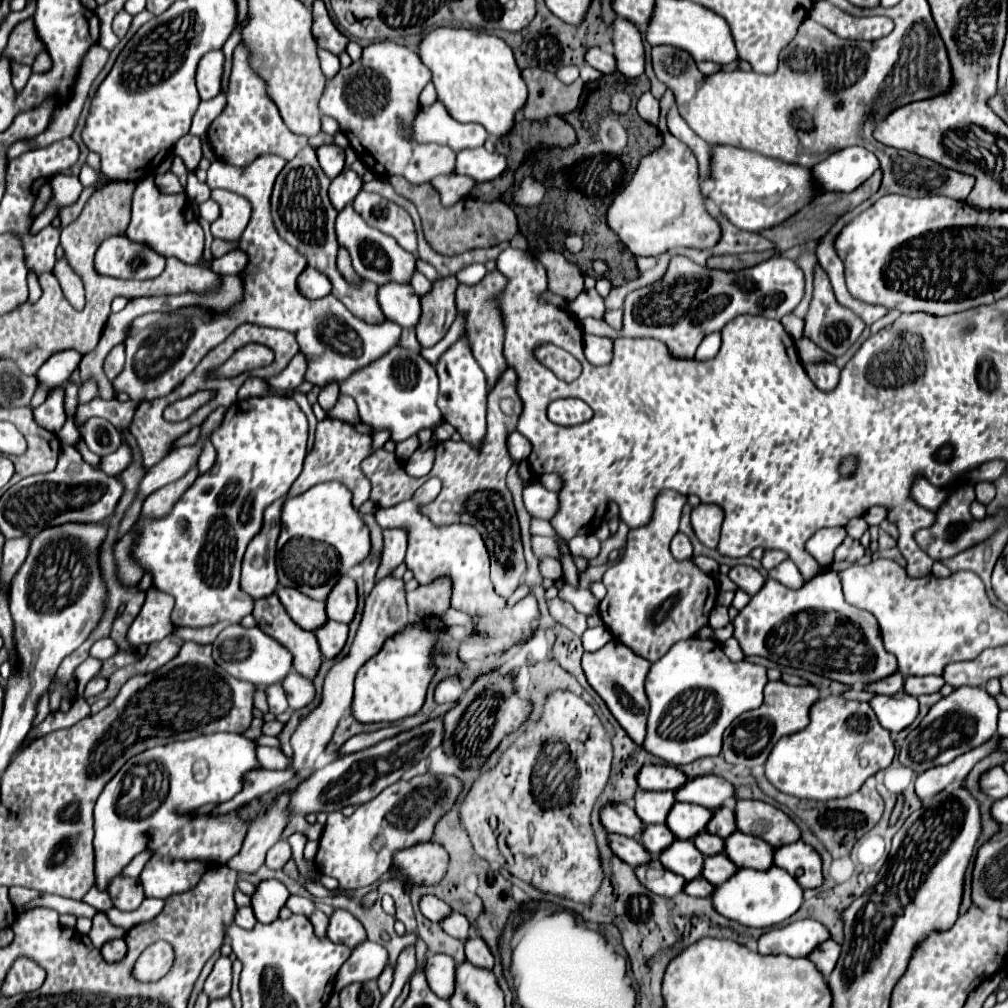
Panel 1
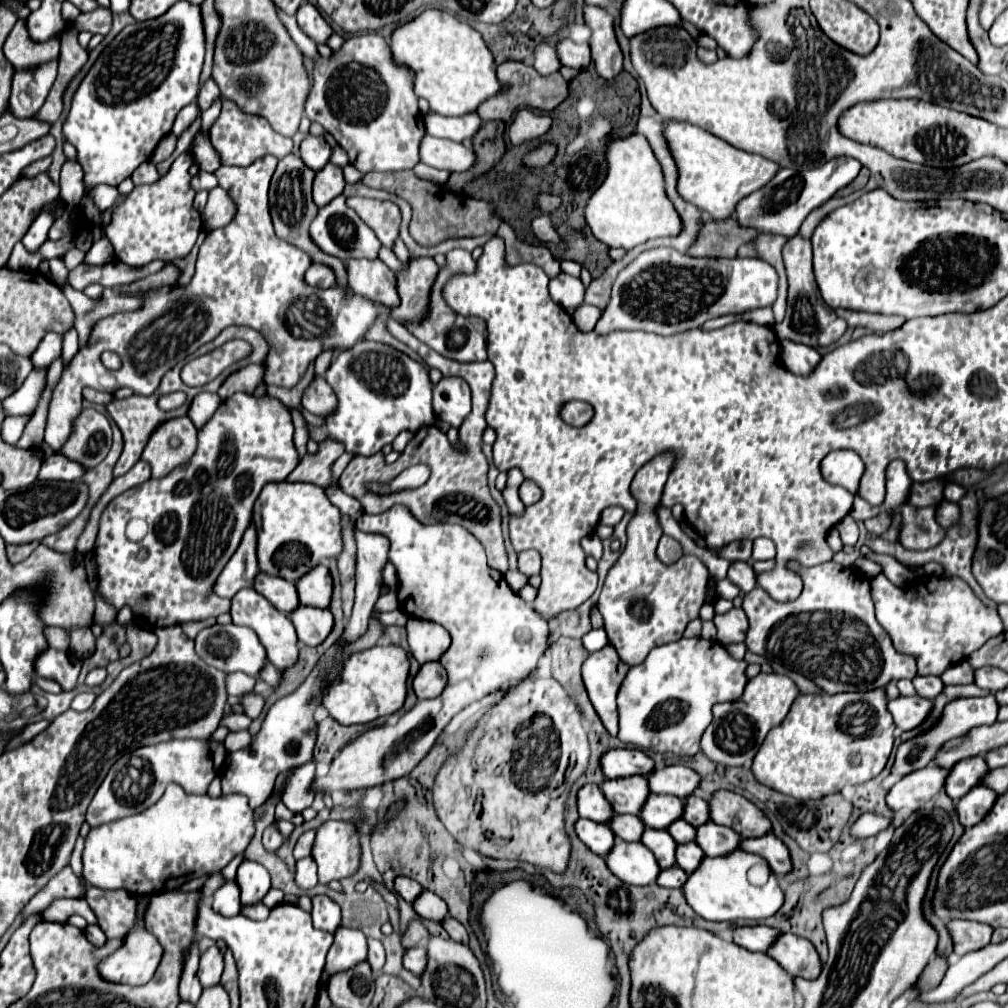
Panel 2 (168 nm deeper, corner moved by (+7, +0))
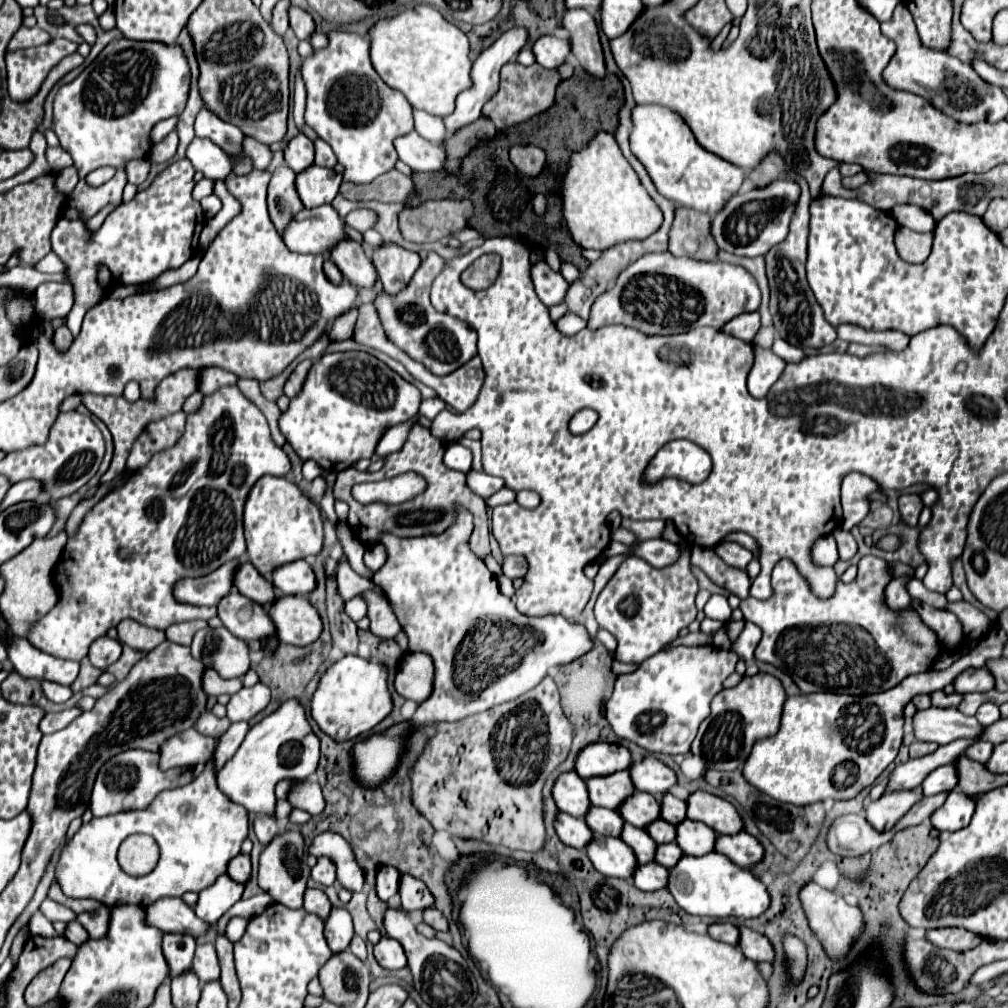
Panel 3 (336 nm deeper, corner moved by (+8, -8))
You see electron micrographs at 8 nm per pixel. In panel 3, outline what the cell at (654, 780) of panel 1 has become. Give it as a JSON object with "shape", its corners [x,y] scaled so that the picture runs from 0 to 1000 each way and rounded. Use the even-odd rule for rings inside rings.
{"shape":[[[589,737],[575,745],[571,753],[571,767],[577,773],[589,769],[607,769],[607,765],[619,765],[627,759],[625,745],[615,737]]]}

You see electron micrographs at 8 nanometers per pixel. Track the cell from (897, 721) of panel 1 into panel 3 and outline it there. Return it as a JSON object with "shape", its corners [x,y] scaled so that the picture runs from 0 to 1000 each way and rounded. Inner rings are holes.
{"shape":[[[923,701],[917,705],[909,705],[905,711],[905,723],[911,735],[927,735],[931,739],[938,739],[952,731],[962,733],[974,725],[966,711],[958,711],[944,701]]]}

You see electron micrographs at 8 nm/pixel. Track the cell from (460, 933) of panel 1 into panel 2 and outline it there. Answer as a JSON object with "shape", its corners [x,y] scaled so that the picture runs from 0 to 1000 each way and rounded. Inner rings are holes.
{"shape":[[[420,882],[416,886],[416,890],[410,894],[410,902],[420,910],[420,912],[430,912],[430,914],[438,914],[443,908],[443,898],[441,894],[432,888],[426,882]]]}

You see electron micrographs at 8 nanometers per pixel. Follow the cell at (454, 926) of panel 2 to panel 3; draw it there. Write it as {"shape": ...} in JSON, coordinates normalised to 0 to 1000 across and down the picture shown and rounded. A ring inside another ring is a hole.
{"shape":[[[433,900],[421,904],[421,914],[423,914],[429,922],[433,922],[433,924],[444,924],[444,922],[446,922],[442,910],[440,910]]]}

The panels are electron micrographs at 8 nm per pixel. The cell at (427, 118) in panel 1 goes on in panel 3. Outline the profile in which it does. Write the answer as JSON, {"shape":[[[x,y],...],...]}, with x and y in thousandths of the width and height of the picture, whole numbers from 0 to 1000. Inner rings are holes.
{"shape":[[[510,27],[506,31],[502,31],[488,47],[484,47],[472,61],[470,61],[470,66],[468,66],[468,80],[470,84],[462,90],[458,90],[452,98],[452,108],[448,114],[440,116],[440,124],[442,124],[442,130],[444,134],[450,134],[452,130],[456,130],[458,126],[470,122],[472,118],[476,118],[476,108],[480,106],[480,102],[494,90],[494,70],[500,63],[508,61],[508,57],[520,47],[522,43],[522,31],[518,27]]]}

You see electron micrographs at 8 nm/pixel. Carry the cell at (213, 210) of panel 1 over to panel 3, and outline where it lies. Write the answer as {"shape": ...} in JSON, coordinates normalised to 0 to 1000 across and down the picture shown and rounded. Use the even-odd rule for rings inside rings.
{"shape":[[[200,178],[200,180],[196,180],[194,182],[194,186],[192,186],[192,197],[194,199],[198,199],[198,197],[202,197],[204,193],[208,193],[210,191],[210,180],[208,178]]]}

